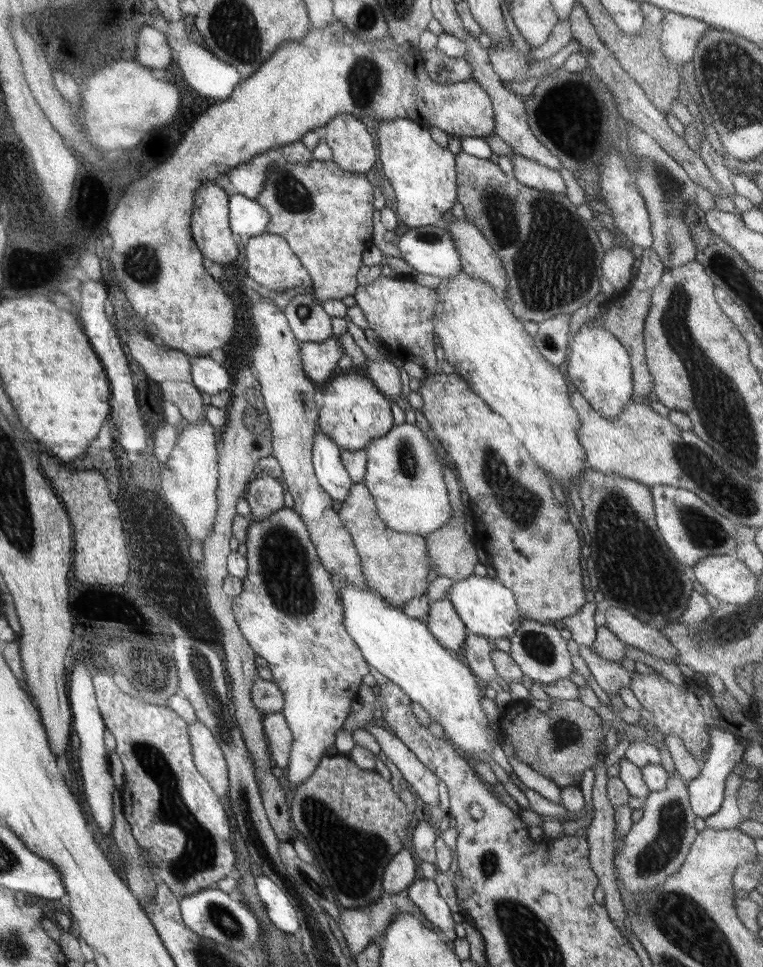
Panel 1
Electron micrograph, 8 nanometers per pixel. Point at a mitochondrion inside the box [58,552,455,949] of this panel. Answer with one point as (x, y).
(169, 806)

